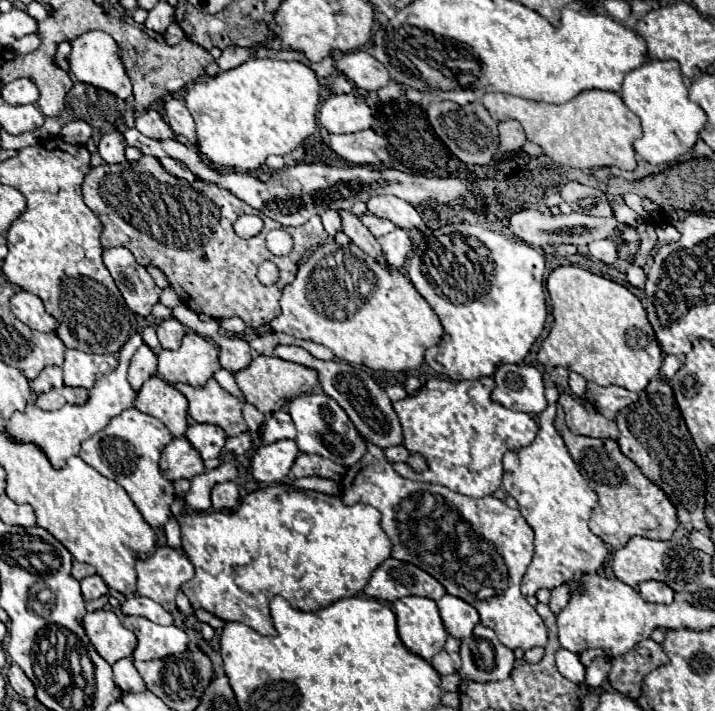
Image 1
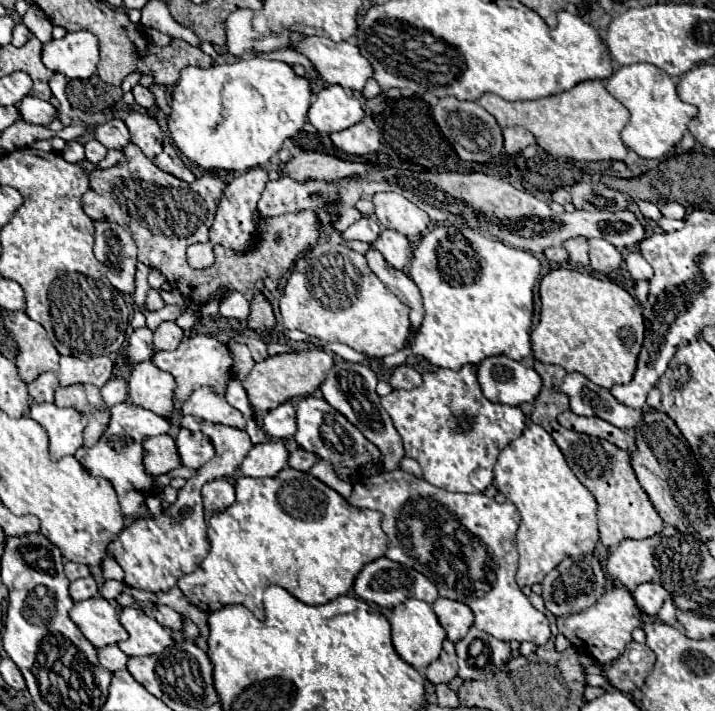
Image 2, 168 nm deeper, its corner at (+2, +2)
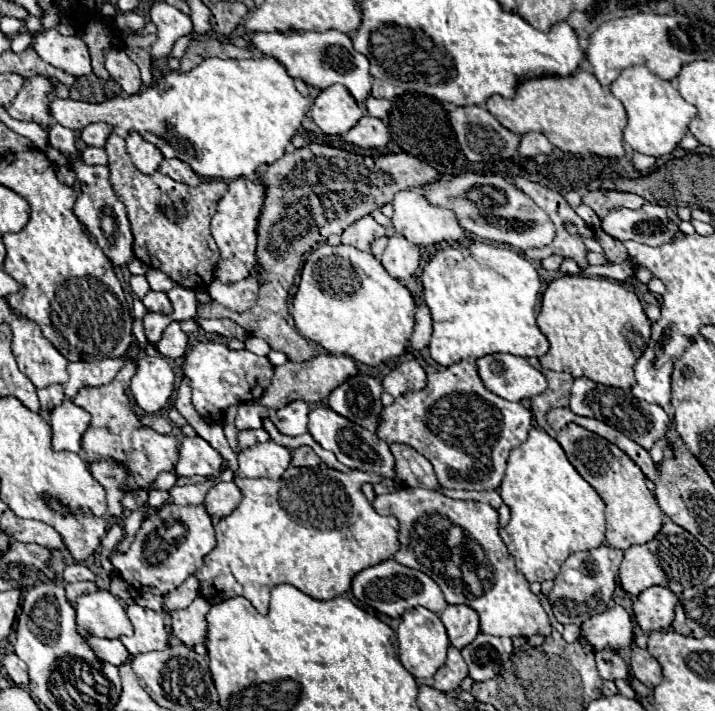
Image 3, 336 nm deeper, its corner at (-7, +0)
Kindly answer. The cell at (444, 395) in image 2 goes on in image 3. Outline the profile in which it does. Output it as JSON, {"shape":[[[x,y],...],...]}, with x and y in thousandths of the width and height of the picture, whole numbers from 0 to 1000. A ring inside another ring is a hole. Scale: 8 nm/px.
{"shape":[[[646,506],[643,512],[627,518],[615,516],[607,526],[599,526],[599,540],[593,549],[562,554],[545,571],[540,571],[526,610],[543,624],[562,622],[585,633],[590,641],[596,641],[607,655],[613,681],[621,686],[694,689],[705,672],[713,633],[727,627],[738,616],[741,602],[744,579],[733,574],[727,565],[710,565],[680,549],[669,529],[666,512],[657,506]]]}

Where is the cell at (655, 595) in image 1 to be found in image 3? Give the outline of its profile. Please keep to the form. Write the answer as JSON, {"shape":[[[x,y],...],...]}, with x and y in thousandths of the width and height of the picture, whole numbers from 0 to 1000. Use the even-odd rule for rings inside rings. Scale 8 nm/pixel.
{"shape":[[[909,824],[884,850],[887,872],[898,883],[898,889],[937,883],[945,847],[948,841],[937,827]]]}

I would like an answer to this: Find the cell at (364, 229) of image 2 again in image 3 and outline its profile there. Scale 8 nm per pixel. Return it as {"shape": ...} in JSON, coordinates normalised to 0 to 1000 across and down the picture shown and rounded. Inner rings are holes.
{"shape":[[[509,304],[478,326],[478,343],[495,346],[501,352],[517,352],[517,343],[537,329],[537,318],[531,318],[520,304]]]}

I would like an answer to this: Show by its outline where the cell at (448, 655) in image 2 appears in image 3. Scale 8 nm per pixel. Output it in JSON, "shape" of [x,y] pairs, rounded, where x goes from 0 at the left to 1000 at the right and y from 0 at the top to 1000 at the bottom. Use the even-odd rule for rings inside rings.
{"shape":[[[629,909],[627,911],[627,928],[624,934],[607,948],[607,968],[618,973],[632,973],[641,970],[643,959],[655,951],[655,937],[643,920],[641,911]]]}

